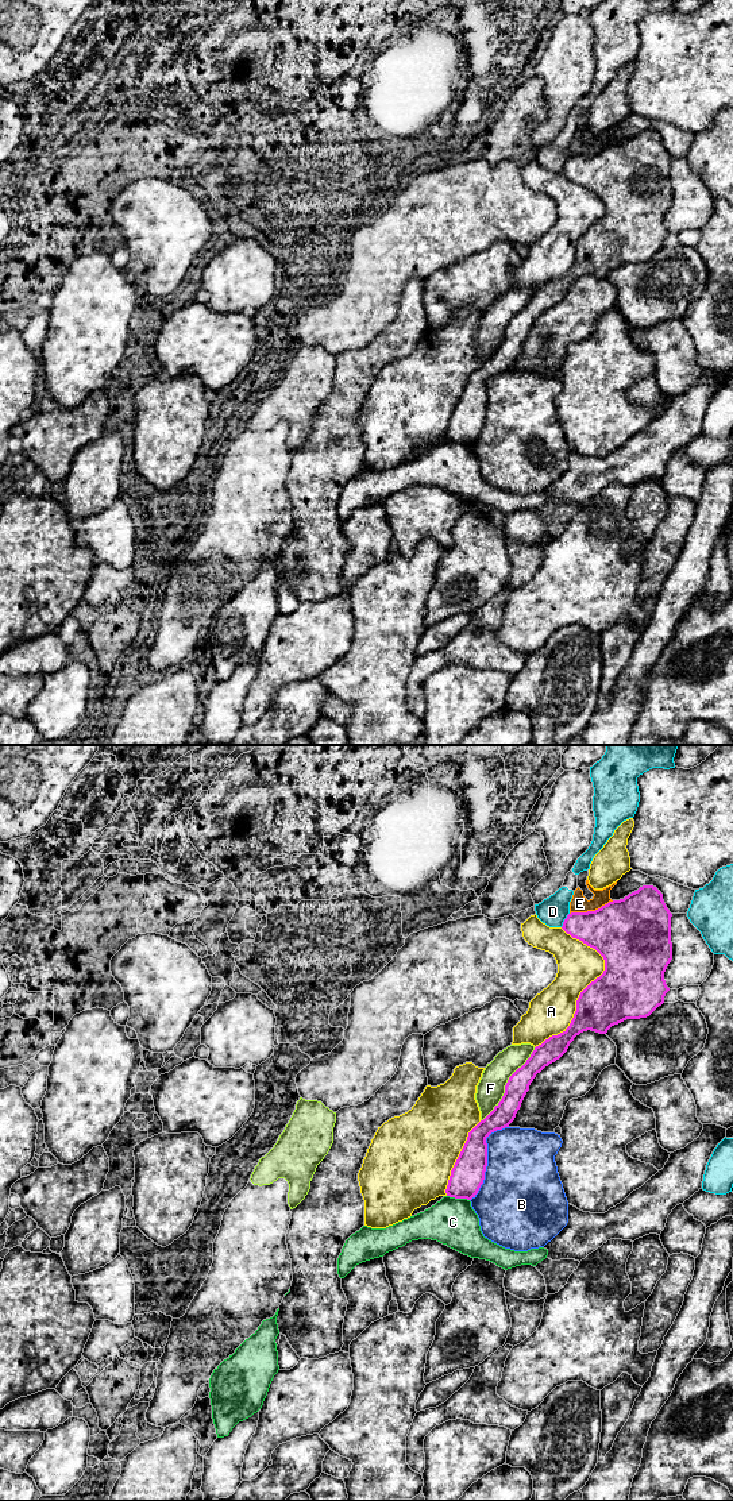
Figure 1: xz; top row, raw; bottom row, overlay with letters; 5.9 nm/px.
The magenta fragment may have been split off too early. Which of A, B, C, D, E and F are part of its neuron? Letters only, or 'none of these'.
none of these

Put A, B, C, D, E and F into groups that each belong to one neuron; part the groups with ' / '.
A / B / C / D / E / F

